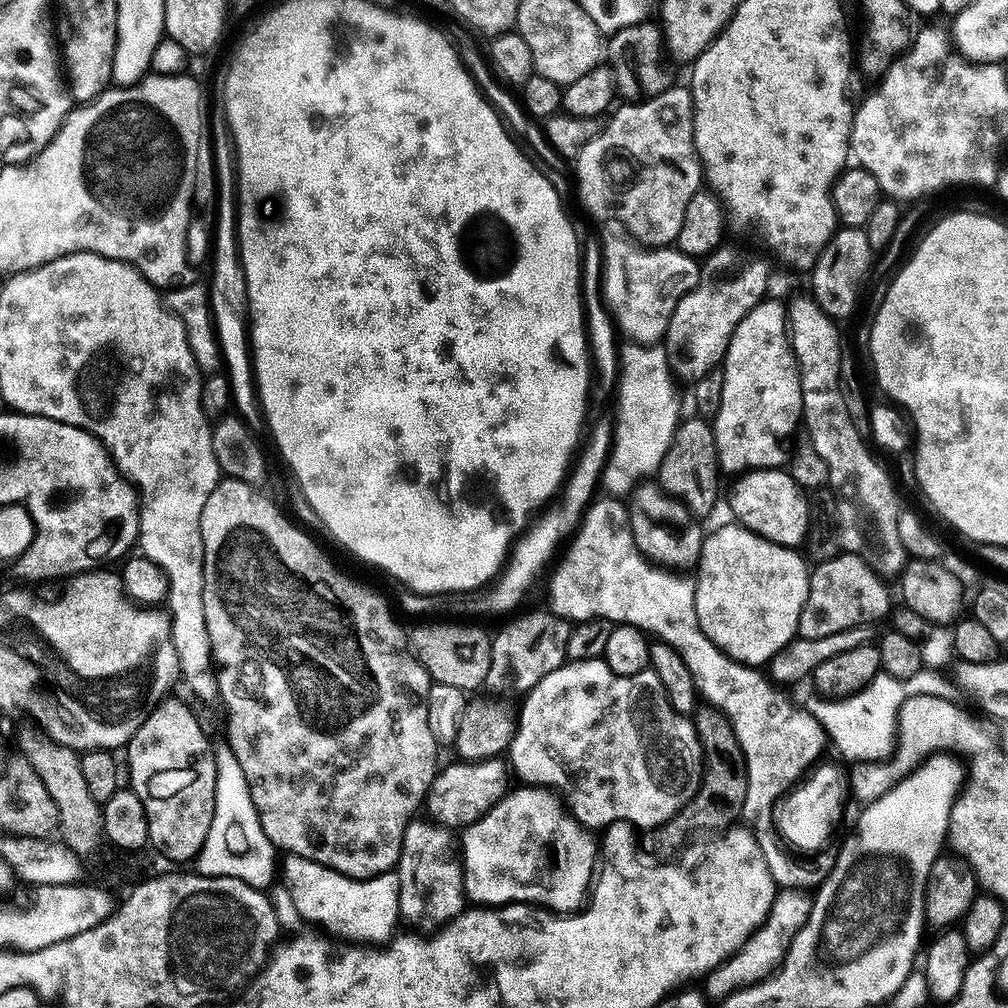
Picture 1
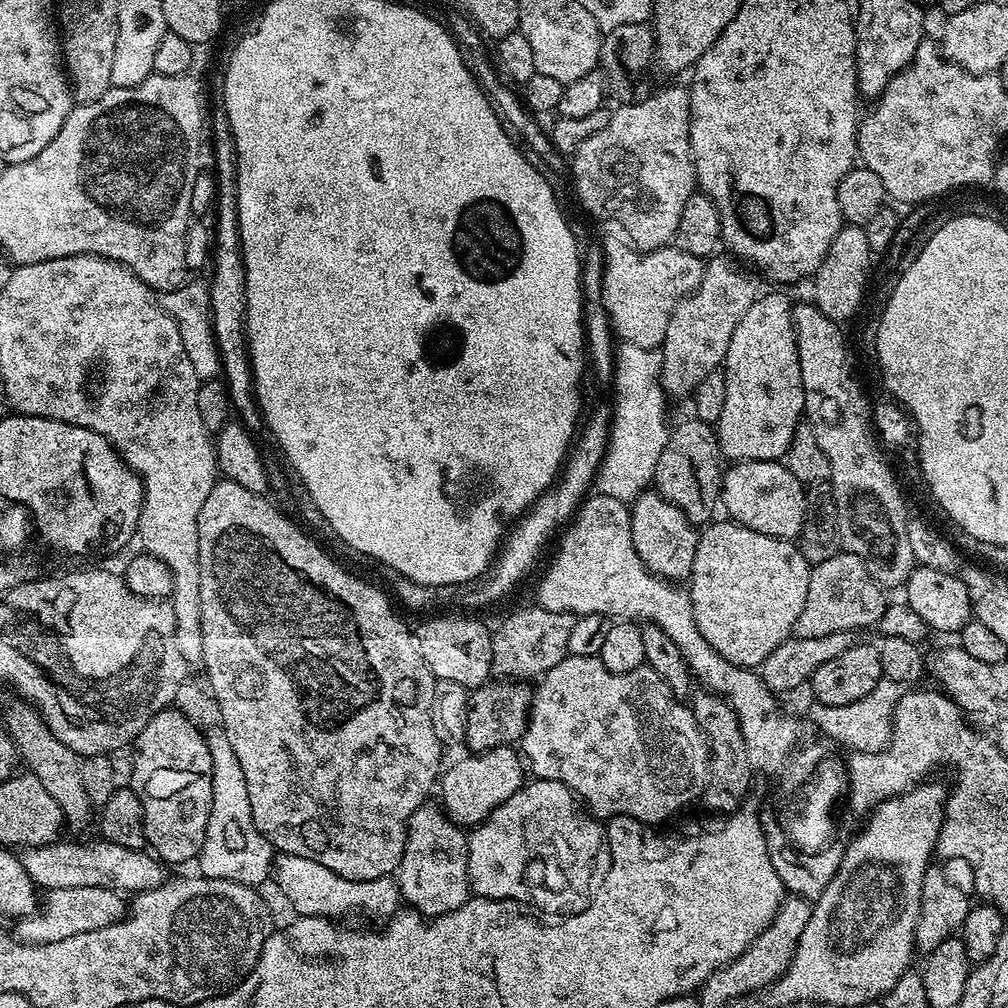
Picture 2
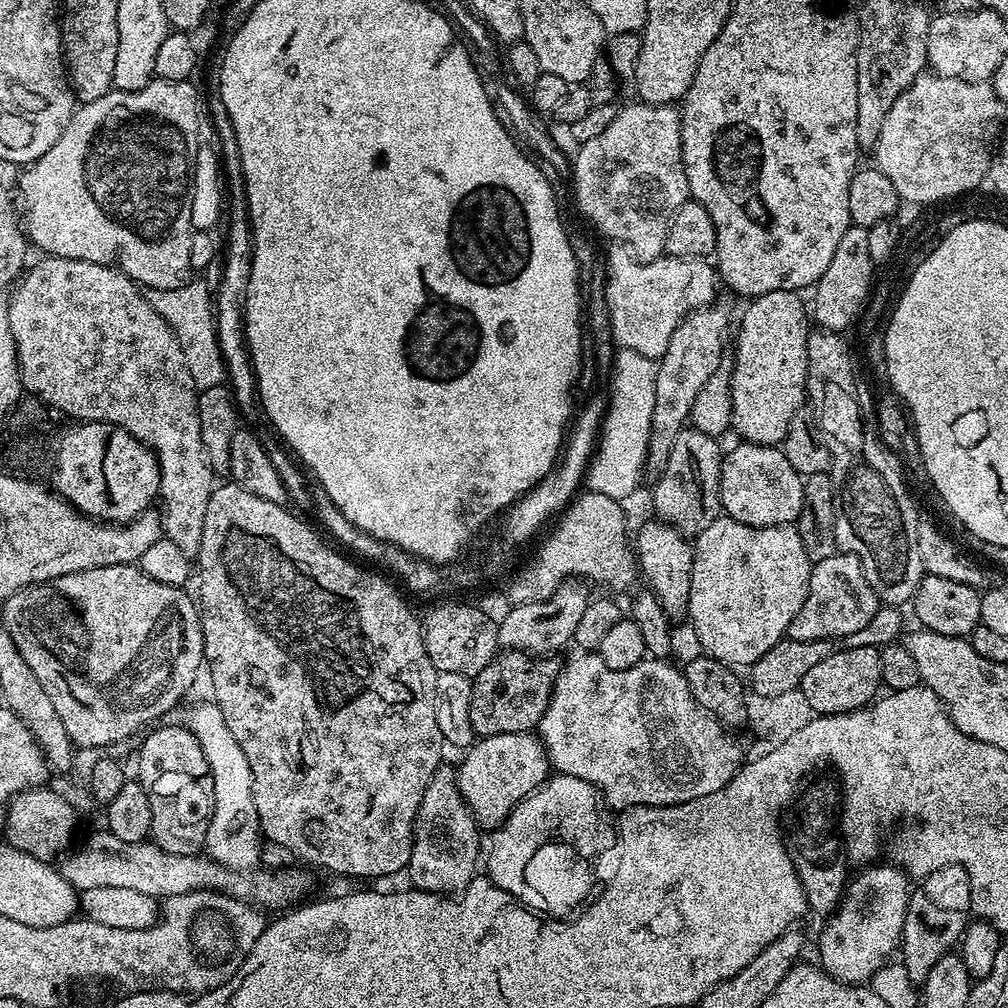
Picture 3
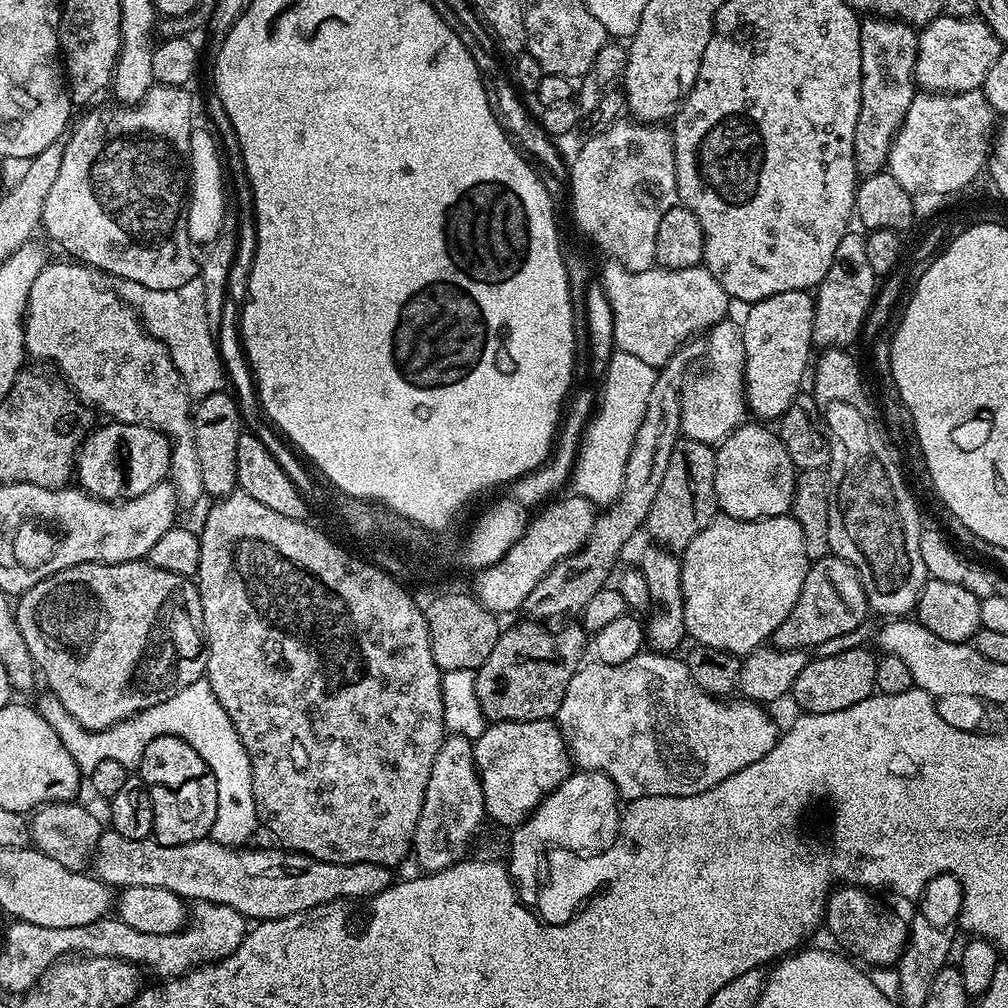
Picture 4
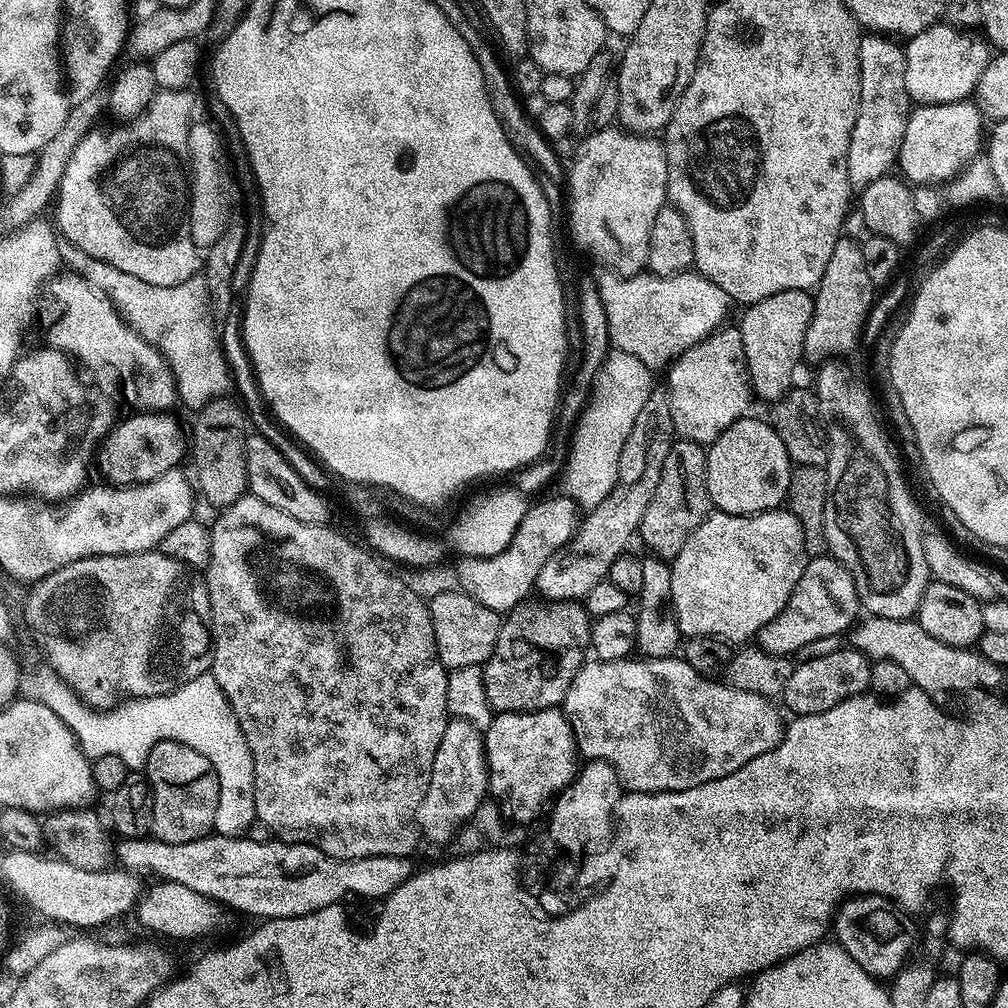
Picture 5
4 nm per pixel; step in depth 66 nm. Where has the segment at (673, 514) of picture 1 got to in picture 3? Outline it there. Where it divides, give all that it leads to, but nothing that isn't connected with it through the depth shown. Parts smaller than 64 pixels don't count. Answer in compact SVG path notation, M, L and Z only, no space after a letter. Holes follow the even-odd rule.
M656 518L637 530L636 540L634 536L634 559L639 575L669 618L683 617L690 602L693 551L689 537Z

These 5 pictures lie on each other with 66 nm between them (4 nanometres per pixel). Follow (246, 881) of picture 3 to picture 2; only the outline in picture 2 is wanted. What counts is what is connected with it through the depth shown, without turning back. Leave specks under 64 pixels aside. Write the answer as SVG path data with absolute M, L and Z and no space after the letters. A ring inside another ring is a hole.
M61 838L54 844L25 848L19 853L20 864L31 880L44 890L102 886L117 889L124 894L139 894L164 883L165 865L151 851L118 846L103 838L95 839L89 844L71 844L67 838Z

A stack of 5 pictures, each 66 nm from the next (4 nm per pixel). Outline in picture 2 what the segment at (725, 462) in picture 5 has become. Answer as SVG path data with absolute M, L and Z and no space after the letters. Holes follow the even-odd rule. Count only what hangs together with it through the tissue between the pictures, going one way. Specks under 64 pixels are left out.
M741 460L722 472L722 508L737 524L758 534L795 541L806 518L805 485L780 460Z

